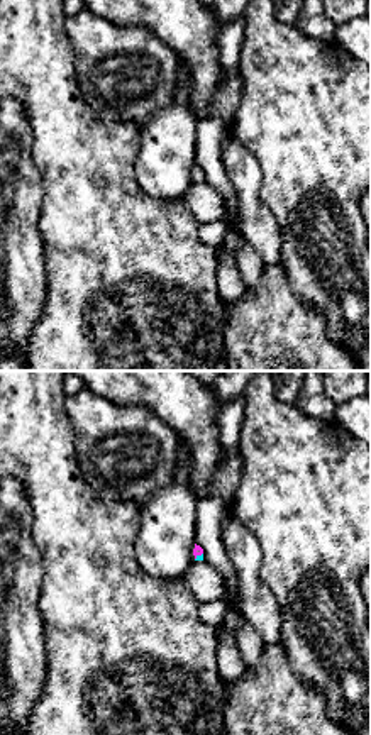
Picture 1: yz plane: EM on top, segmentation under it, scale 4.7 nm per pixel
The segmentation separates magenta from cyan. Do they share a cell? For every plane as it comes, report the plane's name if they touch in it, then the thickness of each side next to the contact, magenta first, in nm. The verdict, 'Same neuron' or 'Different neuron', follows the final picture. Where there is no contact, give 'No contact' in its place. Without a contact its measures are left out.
Touches magenta in yz. Thickness 50 nm (magenta) against 30 nm

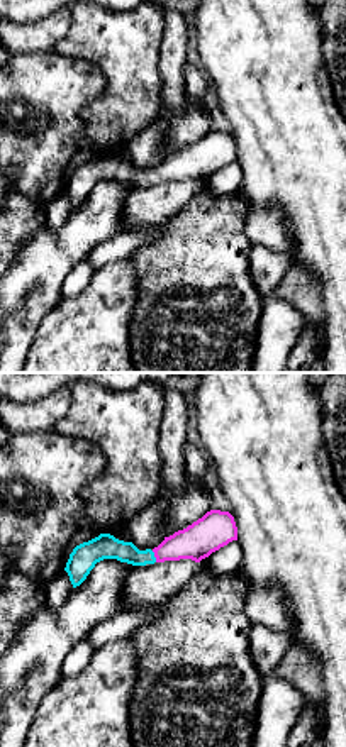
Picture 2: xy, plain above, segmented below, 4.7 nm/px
Touches magenta in xy. Thickness 170 nm (magenta) against 120 nm

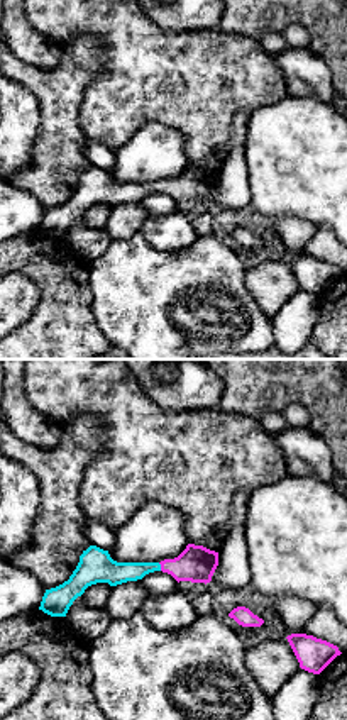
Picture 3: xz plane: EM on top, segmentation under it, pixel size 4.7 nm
Touches magenta in xz. Thickness 170 nm (magenta) against 120 nm

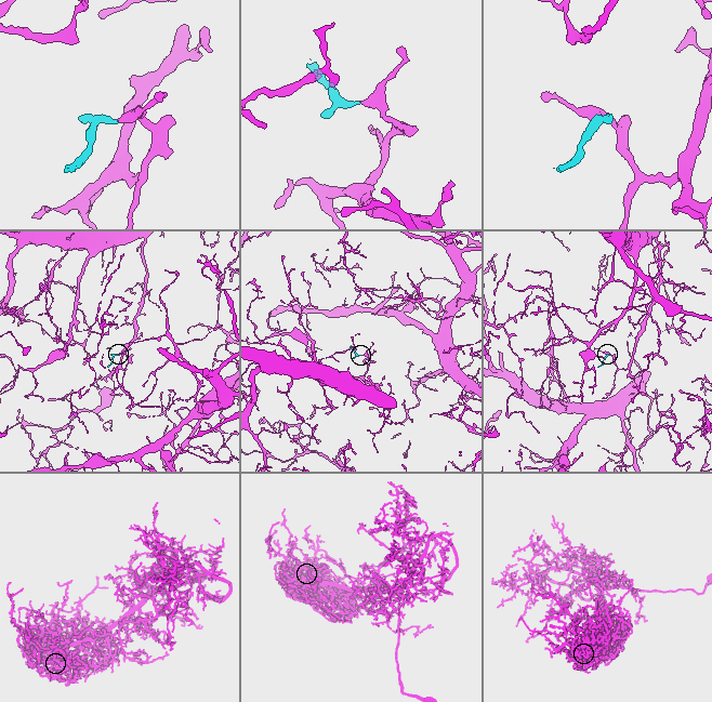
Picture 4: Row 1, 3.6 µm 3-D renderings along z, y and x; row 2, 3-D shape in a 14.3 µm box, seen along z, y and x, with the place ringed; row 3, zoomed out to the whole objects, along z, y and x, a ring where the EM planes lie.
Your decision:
Same neuron

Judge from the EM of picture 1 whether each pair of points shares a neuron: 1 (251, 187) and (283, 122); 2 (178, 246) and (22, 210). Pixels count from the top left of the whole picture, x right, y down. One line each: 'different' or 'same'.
1: different
2: different

